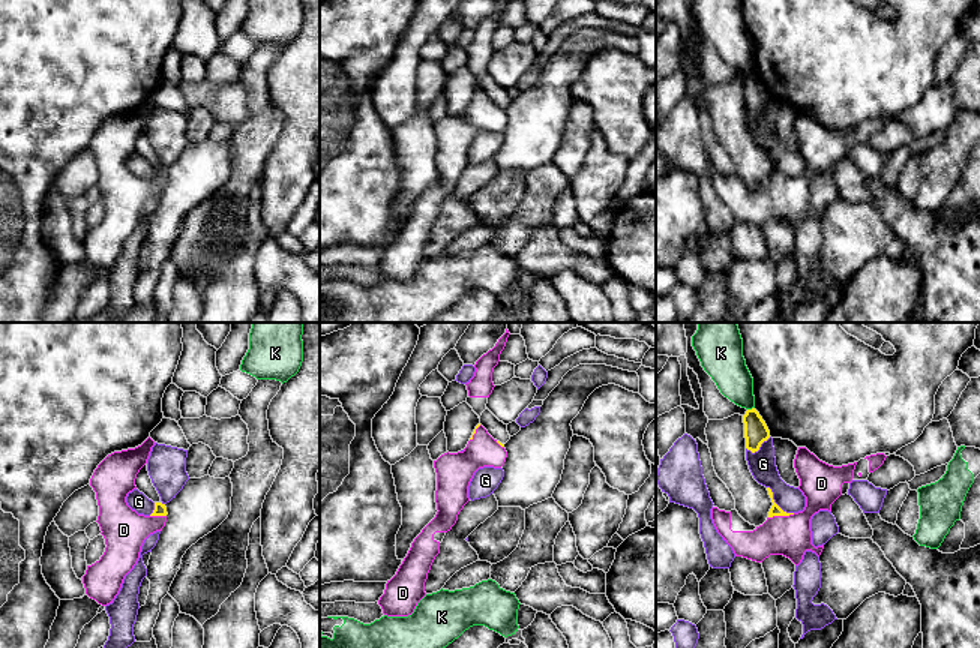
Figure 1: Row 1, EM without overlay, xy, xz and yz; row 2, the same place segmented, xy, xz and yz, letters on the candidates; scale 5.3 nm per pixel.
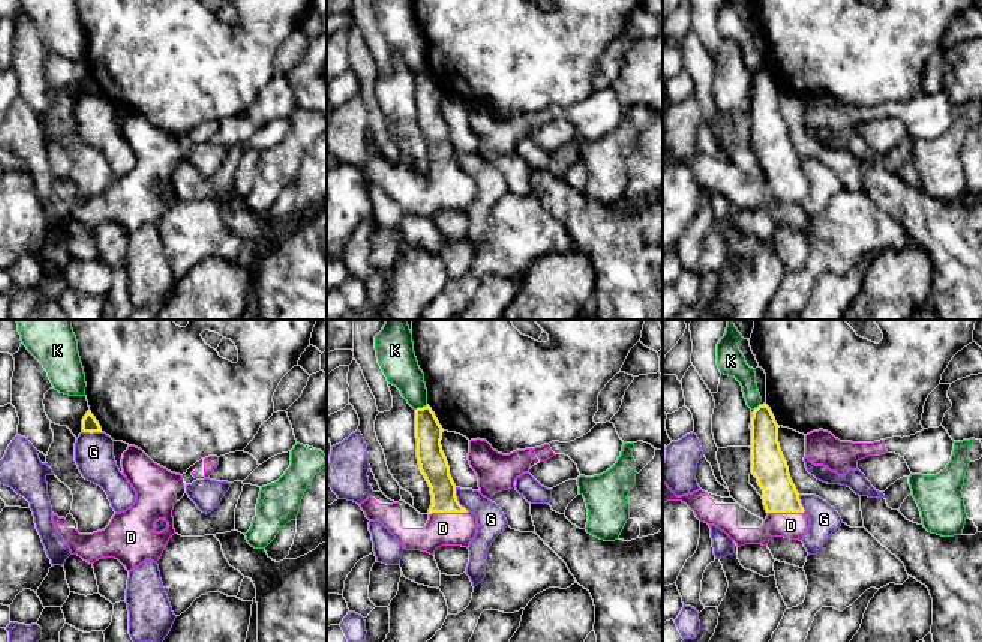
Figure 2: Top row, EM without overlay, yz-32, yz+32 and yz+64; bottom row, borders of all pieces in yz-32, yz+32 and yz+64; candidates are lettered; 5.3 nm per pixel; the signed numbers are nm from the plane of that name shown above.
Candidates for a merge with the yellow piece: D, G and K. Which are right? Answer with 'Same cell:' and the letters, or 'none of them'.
Same cell: D

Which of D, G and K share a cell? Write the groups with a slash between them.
D / G / K

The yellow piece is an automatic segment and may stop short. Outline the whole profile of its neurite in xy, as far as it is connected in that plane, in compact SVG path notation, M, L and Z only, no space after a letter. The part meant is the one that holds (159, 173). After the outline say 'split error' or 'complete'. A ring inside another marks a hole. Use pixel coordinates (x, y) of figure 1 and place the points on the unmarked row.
M149 100L141 110L108 118L95 134L90 150L99 170L98 188L105 202L105 216L99 225L87 230L83 248L86 258L99 268L113 267L125 240L140 222L144 204L162 195L167 171L155 166L150 180L132 174L126 160L137 153L135 142L147 128L155 105Z; split error

